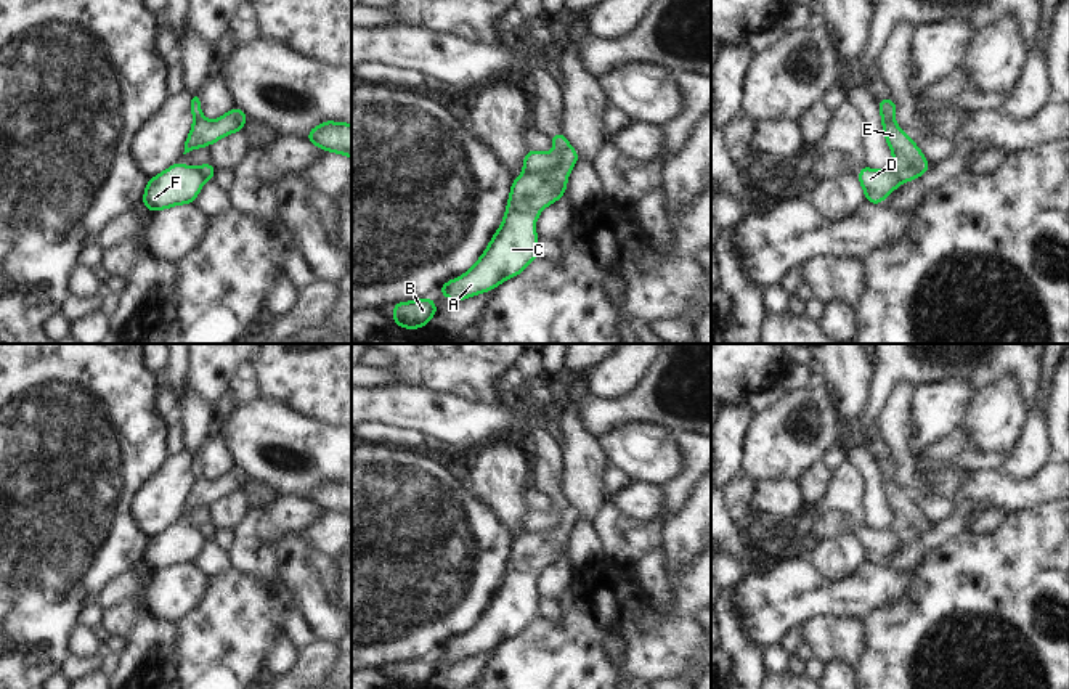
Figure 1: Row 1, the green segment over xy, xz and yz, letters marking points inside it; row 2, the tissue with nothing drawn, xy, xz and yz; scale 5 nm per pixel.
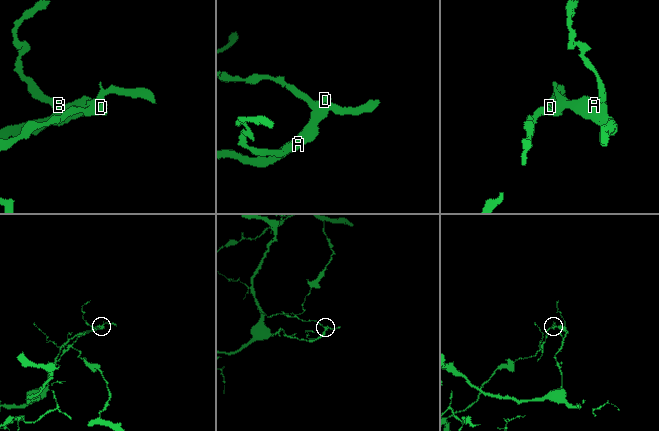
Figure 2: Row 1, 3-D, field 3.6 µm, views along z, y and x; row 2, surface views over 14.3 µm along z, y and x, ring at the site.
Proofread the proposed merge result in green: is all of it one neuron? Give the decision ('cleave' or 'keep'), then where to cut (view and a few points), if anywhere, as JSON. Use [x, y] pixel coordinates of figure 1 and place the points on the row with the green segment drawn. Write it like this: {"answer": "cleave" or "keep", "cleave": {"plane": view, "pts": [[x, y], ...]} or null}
{"answer": "cleave", "cleave": {"plane": "xz", "pts": [[560, 154], [546, 171], [524, 174]]}}

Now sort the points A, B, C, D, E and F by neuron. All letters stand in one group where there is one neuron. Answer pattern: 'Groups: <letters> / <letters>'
Groups: A B C E / D F

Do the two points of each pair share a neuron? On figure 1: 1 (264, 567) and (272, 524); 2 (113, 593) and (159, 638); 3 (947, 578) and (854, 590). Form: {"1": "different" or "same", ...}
{"1": "same", "2": "same", "3": "different"}

